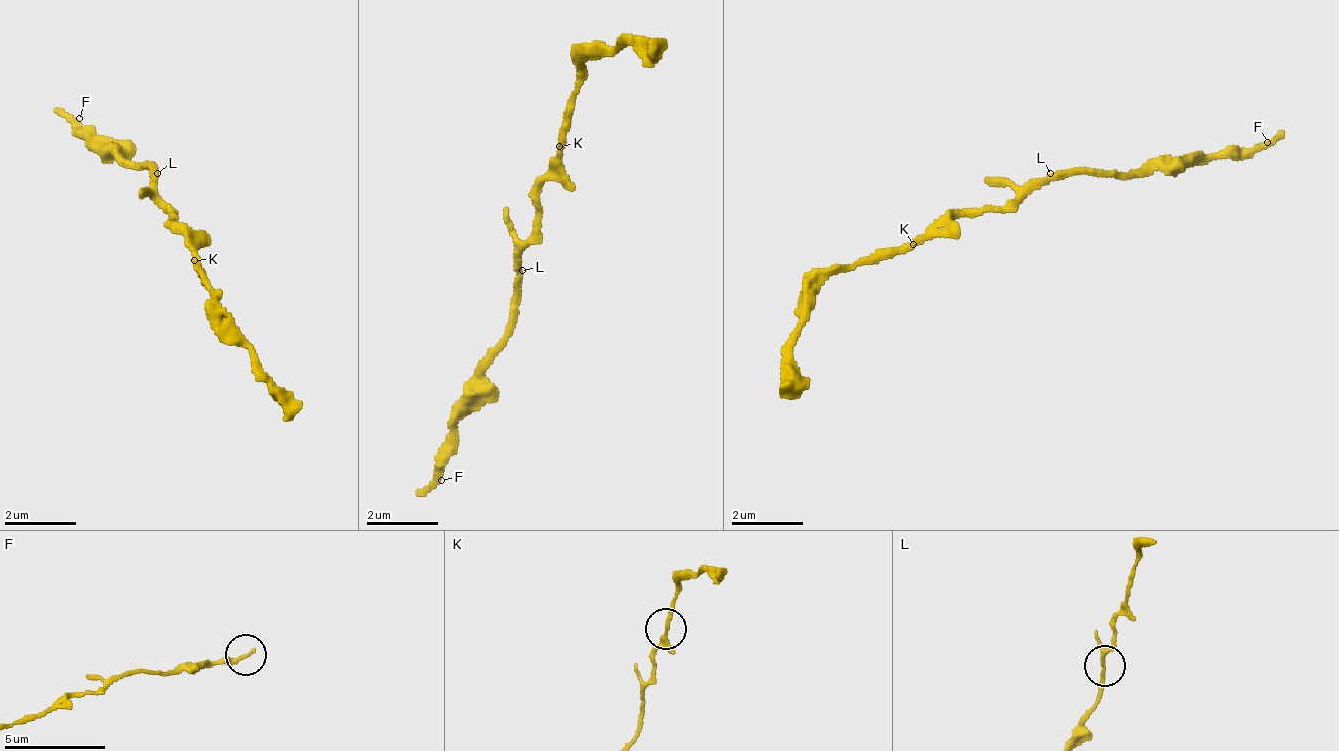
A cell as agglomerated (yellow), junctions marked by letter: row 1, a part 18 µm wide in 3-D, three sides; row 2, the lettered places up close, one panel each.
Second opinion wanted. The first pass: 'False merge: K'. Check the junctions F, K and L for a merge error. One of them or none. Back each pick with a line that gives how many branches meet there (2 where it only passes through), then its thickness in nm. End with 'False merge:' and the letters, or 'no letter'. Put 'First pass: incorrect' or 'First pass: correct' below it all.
False merge: no letter
First pass: incorrect

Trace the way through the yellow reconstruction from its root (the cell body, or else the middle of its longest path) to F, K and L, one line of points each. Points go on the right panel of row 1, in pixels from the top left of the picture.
F: (996, 212), (1014, 212), (1032, 191), (1068, 172), (1177, 167), (1204, 154), (1249, 152), (1267, 142)
K: (996, 212), (951, 212), (942, 222), (933, 222), (915, 241)
L: (996, 212), (1014, 212), (1050, 173)

